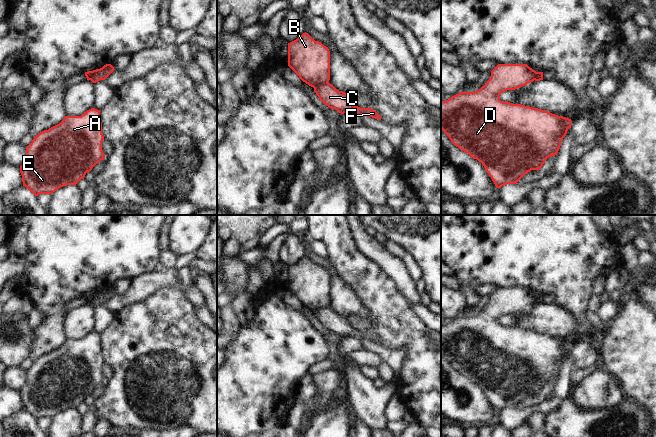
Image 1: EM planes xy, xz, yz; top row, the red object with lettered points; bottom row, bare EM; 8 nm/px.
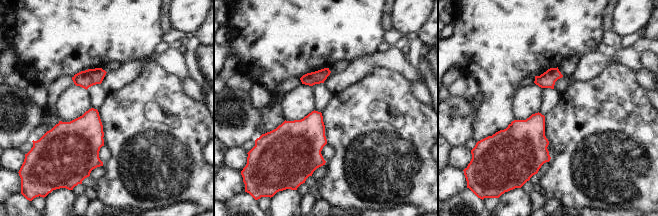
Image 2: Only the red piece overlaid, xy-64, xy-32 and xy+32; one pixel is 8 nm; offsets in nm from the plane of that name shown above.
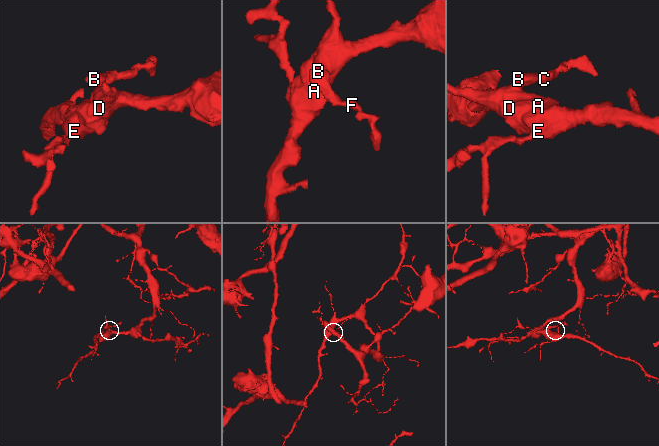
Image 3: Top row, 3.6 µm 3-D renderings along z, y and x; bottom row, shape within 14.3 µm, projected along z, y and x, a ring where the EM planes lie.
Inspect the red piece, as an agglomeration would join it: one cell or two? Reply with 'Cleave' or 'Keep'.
Cleave

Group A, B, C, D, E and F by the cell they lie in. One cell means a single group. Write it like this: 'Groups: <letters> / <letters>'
Groups: A B D E / C F

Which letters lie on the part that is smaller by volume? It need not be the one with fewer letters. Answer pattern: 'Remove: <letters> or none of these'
Remove: C, F

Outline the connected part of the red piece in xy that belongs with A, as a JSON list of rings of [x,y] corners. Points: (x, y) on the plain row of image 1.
[[[91,332],[81,340],[65,340],[59,348],[34,360],[26,371],[26,385],[20,390],[23,410],[35,420],[52,418],[67,409],[76,410],[87,396],[104,384],[103,364],[100,334]]]

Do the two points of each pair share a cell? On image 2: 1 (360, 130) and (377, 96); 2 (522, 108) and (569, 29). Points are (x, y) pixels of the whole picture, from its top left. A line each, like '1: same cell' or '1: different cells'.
1: same cell
2: different cells

